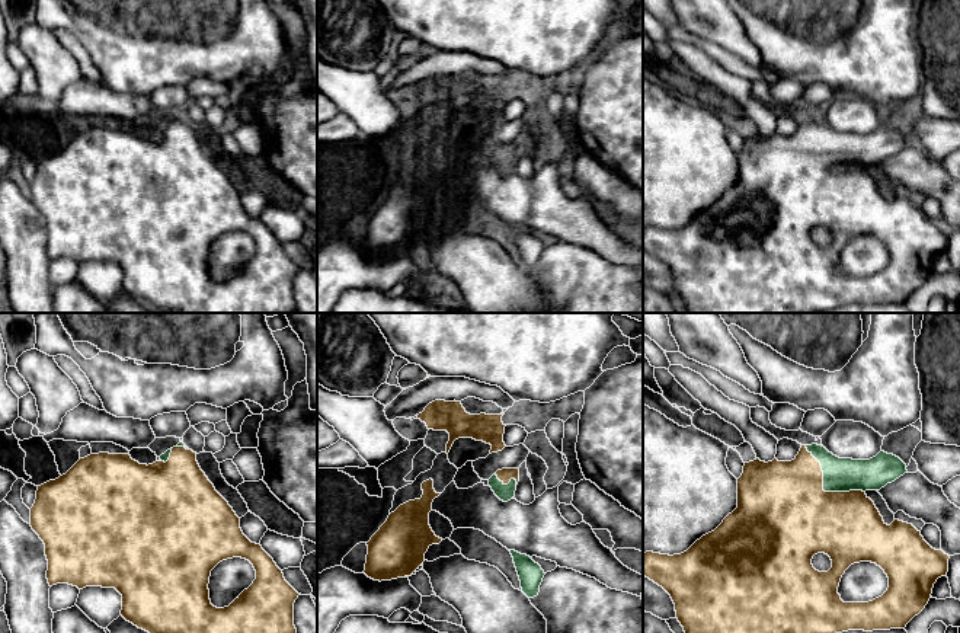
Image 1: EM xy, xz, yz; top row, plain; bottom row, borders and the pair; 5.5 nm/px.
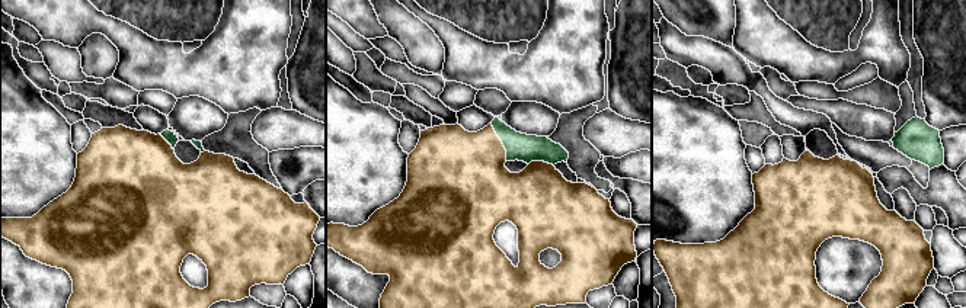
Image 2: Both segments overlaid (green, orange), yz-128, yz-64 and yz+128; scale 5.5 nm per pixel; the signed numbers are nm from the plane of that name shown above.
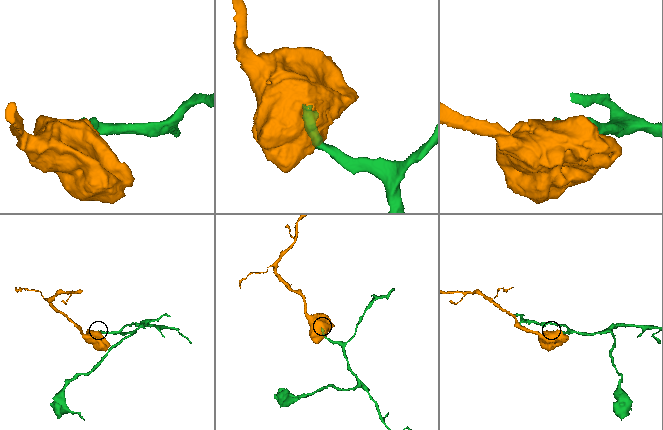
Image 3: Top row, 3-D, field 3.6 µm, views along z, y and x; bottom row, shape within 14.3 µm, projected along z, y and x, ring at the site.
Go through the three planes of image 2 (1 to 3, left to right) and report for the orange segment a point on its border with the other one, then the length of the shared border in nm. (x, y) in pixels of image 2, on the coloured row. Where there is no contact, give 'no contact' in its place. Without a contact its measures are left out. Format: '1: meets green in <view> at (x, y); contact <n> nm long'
1: meets green in yz-128 at (168, 141); contact 130 nm long
2: meets green in yz-64 at (501, 140); contact 240 nm long
3: meets green in yz+128 at (844, 159); contact 70 nm long

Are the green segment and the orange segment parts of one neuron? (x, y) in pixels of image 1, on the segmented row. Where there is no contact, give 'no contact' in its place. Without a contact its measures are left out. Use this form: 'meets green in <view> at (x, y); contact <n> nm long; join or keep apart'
meets green in yz at (824, 488); contact 420 nm long; join

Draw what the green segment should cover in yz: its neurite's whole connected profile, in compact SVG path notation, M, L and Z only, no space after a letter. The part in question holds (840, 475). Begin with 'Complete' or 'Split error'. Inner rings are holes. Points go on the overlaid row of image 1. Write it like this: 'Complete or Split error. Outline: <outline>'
Split error. Outline: M817 444L801 445L799 454L791 461L778 461L774 458L772 461L765 463L756 458L745 463L743 473L737 479L737 508L729 514L714 531L703 536L681 554L643 553L643 575L671 595L675 604L676 618L685 633L842 633L848 630L873 632L905 629L928 604L937 579L947 576L950 559L943 550L932 549L924 540L921 531L912 524L895 519L887 525L874 502L865 495L867 490L880 490L905 473L908 473L906 464L893 454L880 451L870 460L839 458ZM817 553L825 553L831 557L832 568L828 572L819 572L813 568L812 559ZM860 562L871 562L880 566L889 578L889 588L881 597L868 602L844 602L838 594L841 578L851 565Z

